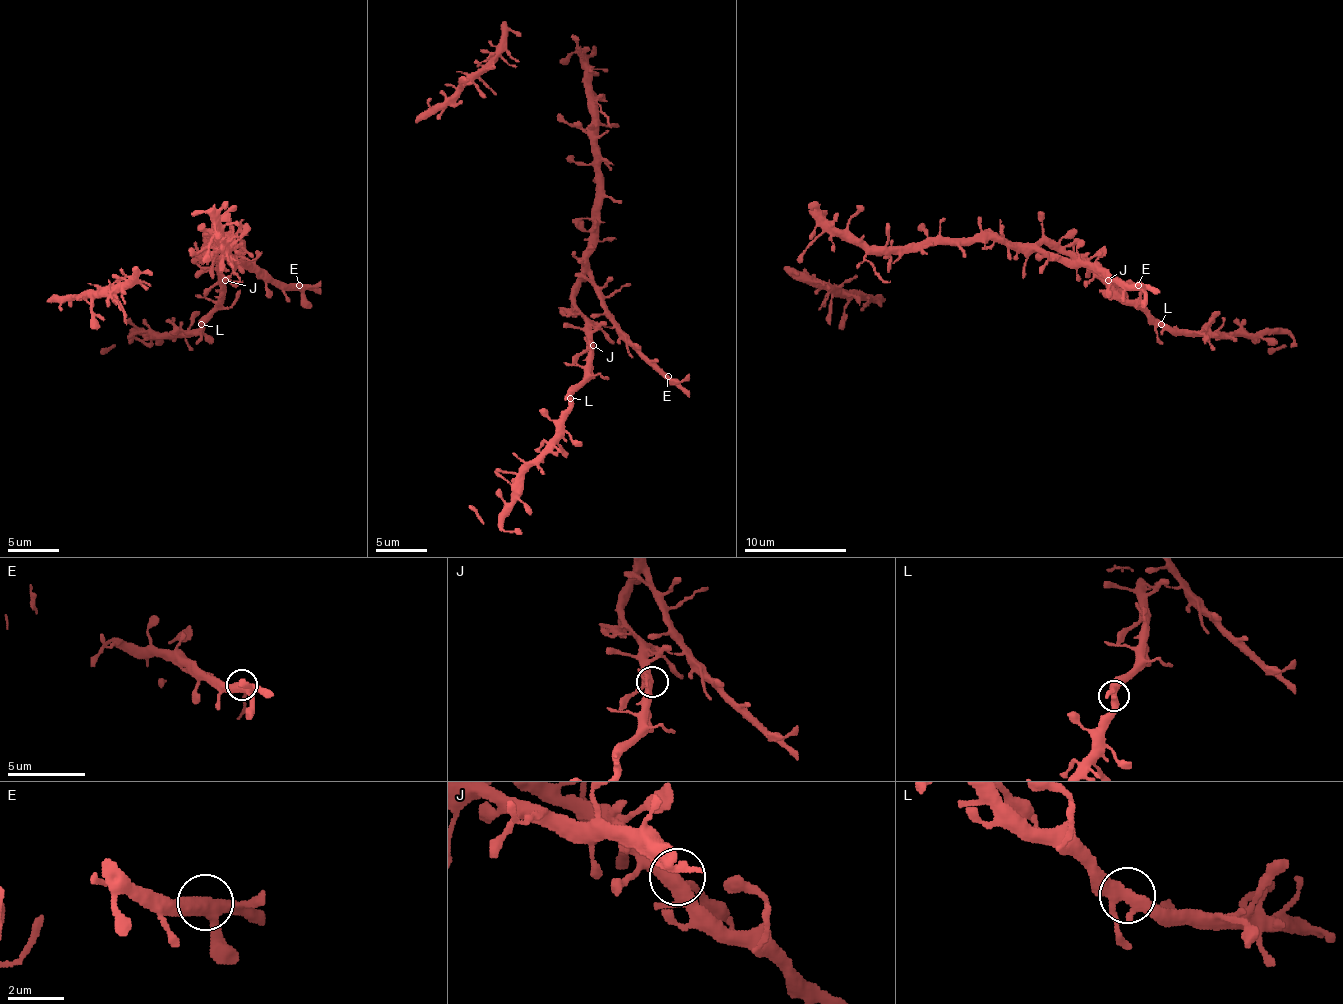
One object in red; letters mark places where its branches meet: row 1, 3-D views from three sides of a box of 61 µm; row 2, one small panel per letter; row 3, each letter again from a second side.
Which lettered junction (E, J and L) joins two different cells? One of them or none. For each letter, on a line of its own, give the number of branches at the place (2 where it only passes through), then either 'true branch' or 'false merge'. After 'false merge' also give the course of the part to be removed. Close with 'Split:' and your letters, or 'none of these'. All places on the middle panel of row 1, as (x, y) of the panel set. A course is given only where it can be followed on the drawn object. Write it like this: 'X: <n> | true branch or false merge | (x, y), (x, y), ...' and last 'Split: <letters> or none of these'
E: 3 | true branch
J: 3 | true branch
L: 3 | true branch
Split: none of these

